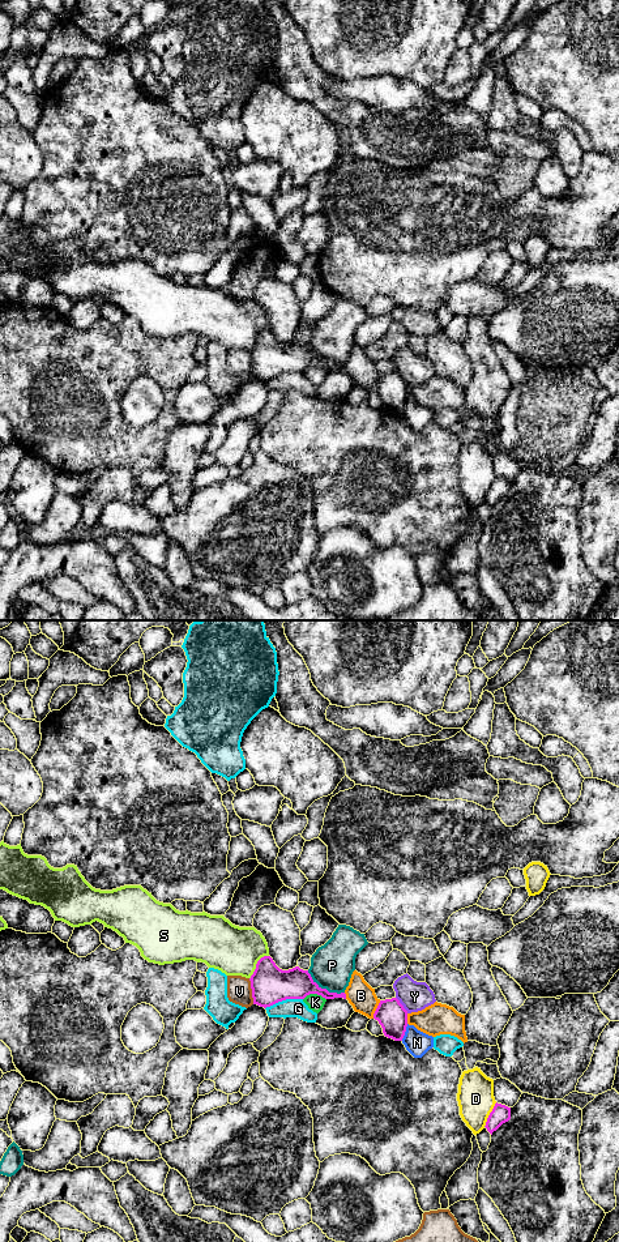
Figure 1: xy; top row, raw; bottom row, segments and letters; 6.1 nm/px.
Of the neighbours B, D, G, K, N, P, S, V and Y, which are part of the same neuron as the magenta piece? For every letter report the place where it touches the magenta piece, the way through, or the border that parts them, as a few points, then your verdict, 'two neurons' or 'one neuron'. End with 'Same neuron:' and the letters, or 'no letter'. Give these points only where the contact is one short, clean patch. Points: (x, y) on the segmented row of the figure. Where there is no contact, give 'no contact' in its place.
B: xy (376, 1010) | two neurons
D: xy (490, 1114) | two neurons
G: xy (284, 999) | two neurons
K: xy (314, 993) | along xy (325, 998), (317, 994), (308, 994), (303, 999) | two neurons
N: xy (404, 1032) | two neurons
P: xy (324, 989) | along xy (307, 971), (321, 987), (329, 991), (344, 993) | two neurons
S: xy (256, 965) | two neurons
V: xy (252, 991) | two neurons
Y: xy (401, 1004) | along xy (396, 997), (408, 1012) | two neurons
Same neuron: no letter

